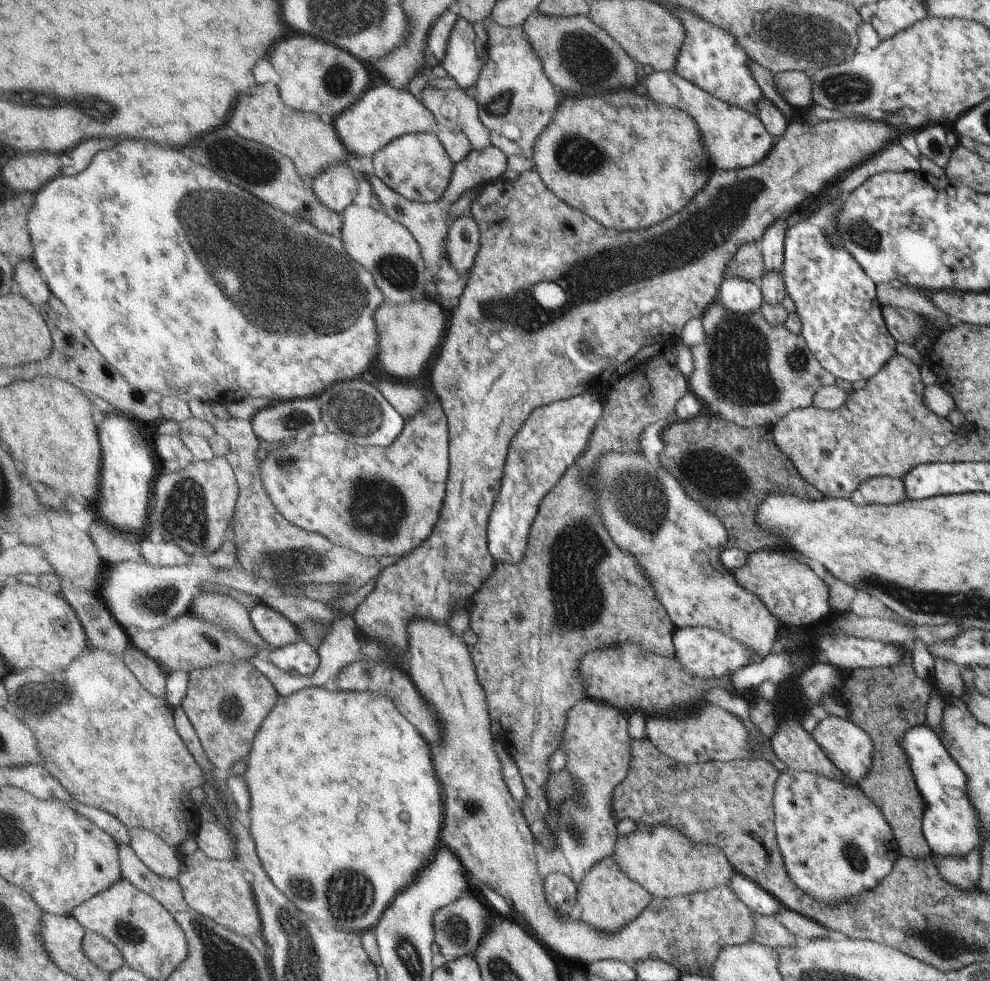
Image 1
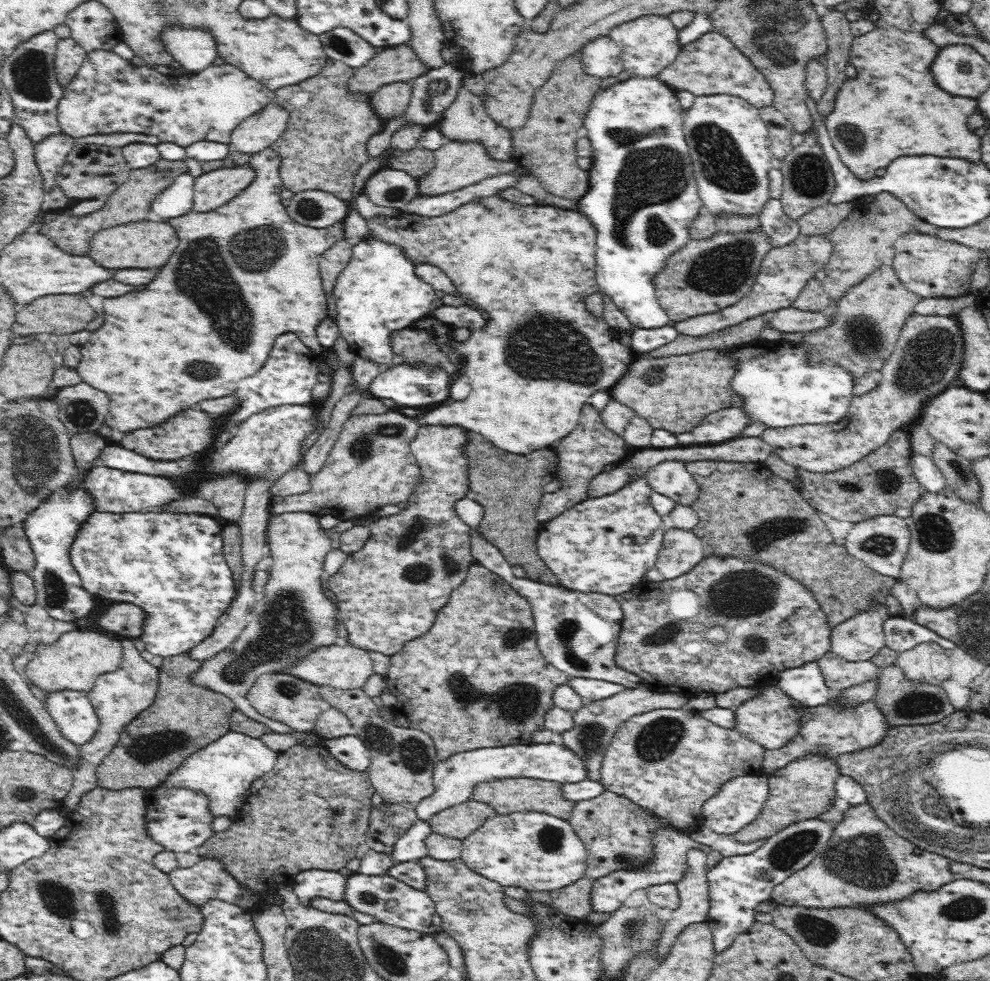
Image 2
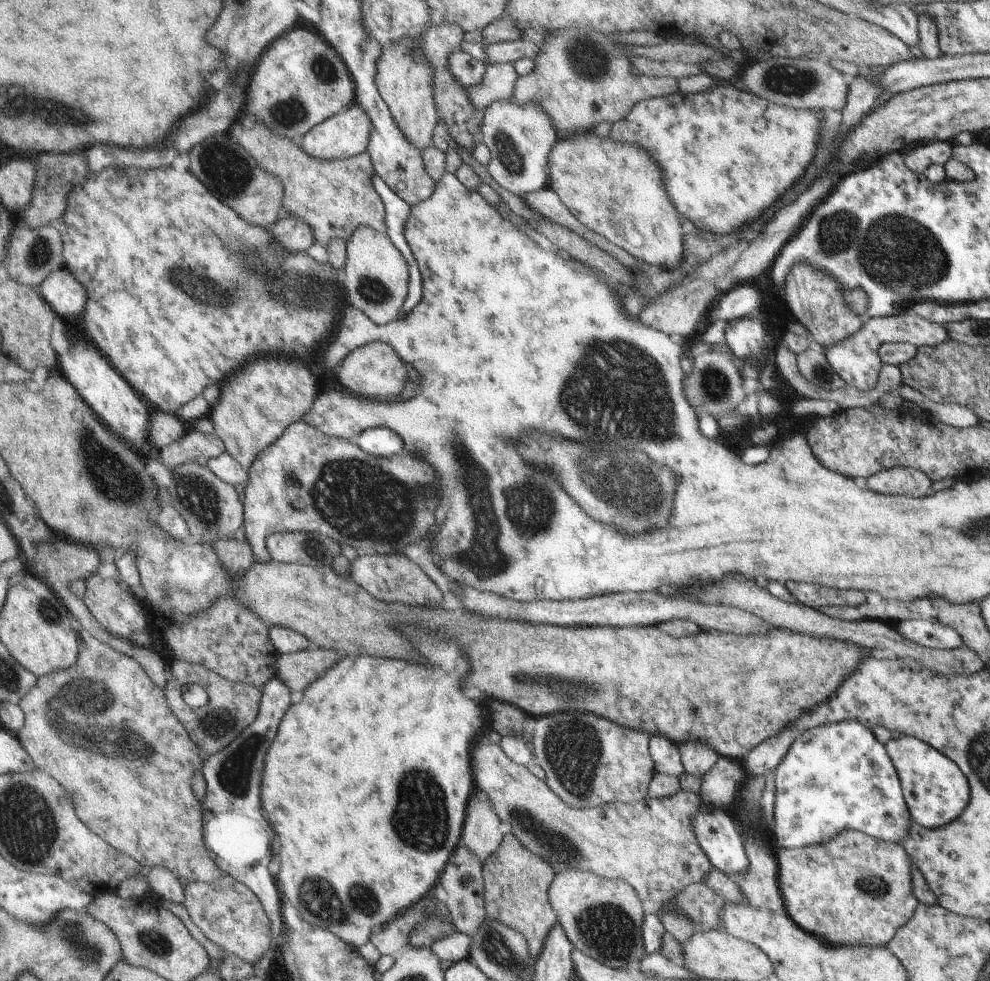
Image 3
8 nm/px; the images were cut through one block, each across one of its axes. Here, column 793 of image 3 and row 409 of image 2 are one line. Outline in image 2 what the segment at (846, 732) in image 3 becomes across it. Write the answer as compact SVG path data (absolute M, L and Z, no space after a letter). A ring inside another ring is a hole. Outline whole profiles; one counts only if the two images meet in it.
M758 338L753 342L732 346L729 356L737 358L737 374L730 385L742 396L742 409L750 414L750 422L761 422L767 428L798 425L834 424L848 414L852 400L851 375L846 370L818 362L809 366L806 350L789 341L768 342Z

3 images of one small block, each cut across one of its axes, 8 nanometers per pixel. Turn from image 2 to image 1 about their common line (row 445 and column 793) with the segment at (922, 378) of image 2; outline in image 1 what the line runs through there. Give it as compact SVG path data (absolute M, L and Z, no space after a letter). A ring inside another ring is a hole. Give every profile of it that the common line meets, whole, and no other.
M785 768L779 771L774 786L773 806L786 872L804 894L828 906L850 902L850 898L876 888L902 855L886 816L854 781Z

